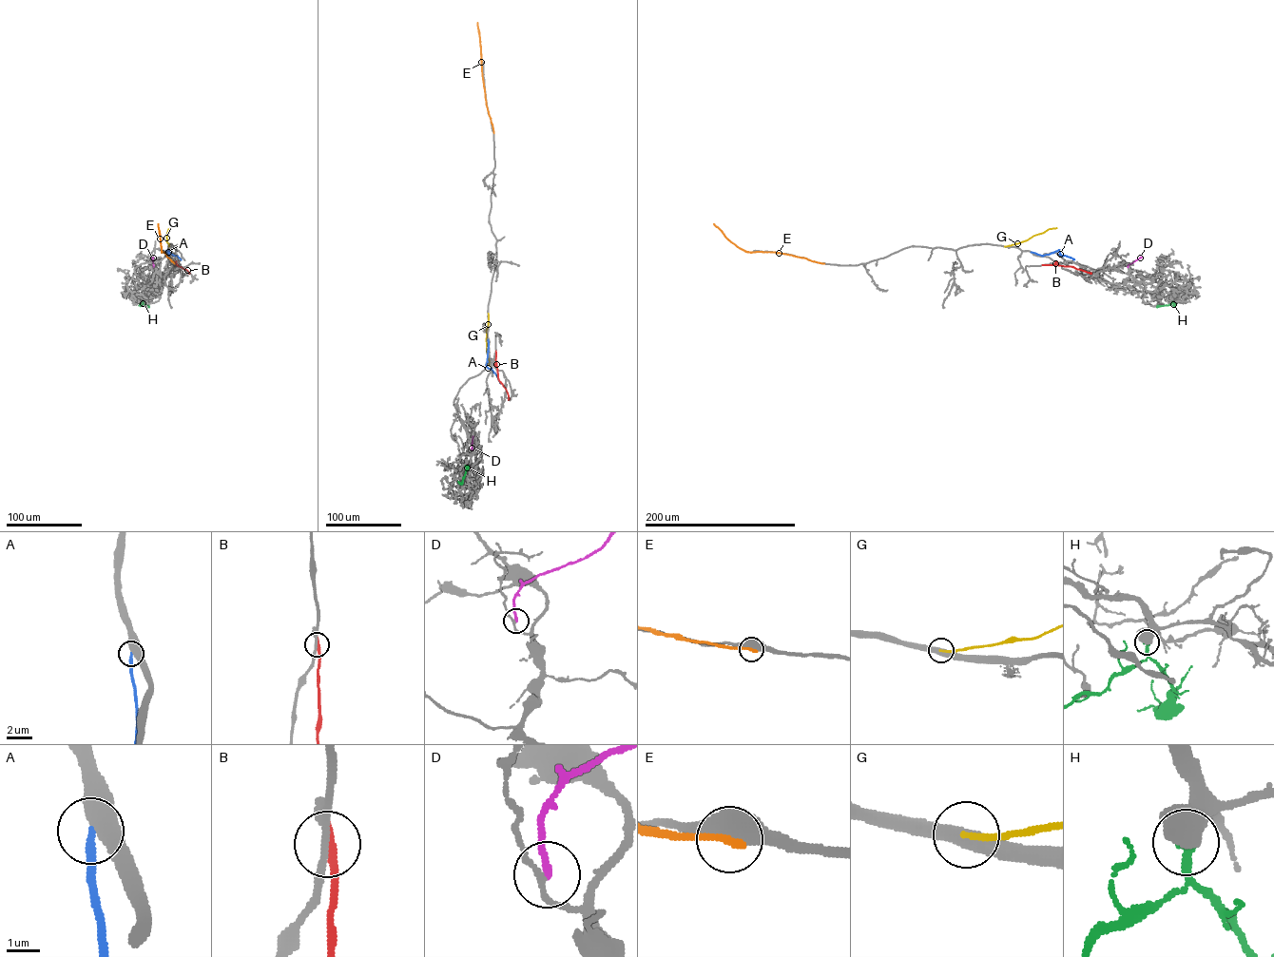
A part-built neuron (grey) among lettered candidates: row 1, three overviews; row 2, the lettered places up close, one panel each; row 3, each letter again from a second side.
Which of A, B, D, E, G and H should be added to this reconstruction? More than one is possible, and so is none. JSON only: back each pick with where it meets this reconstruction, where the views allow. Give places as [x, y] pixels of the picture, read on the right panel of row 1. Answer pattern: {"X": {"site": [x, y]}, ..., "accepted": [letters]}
{"H": {"site": [1173, 301]}, "accepted": ["H"]}

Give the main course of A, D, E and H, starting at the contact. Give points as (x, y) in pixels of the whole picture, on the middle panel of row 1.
A: (488, 339), (486, 366), (500, 383)
D: (472, 436), (472, 449)
E: (493, 133), (485, 99), (477, 23)
H: (462, 482), (468, 465)

